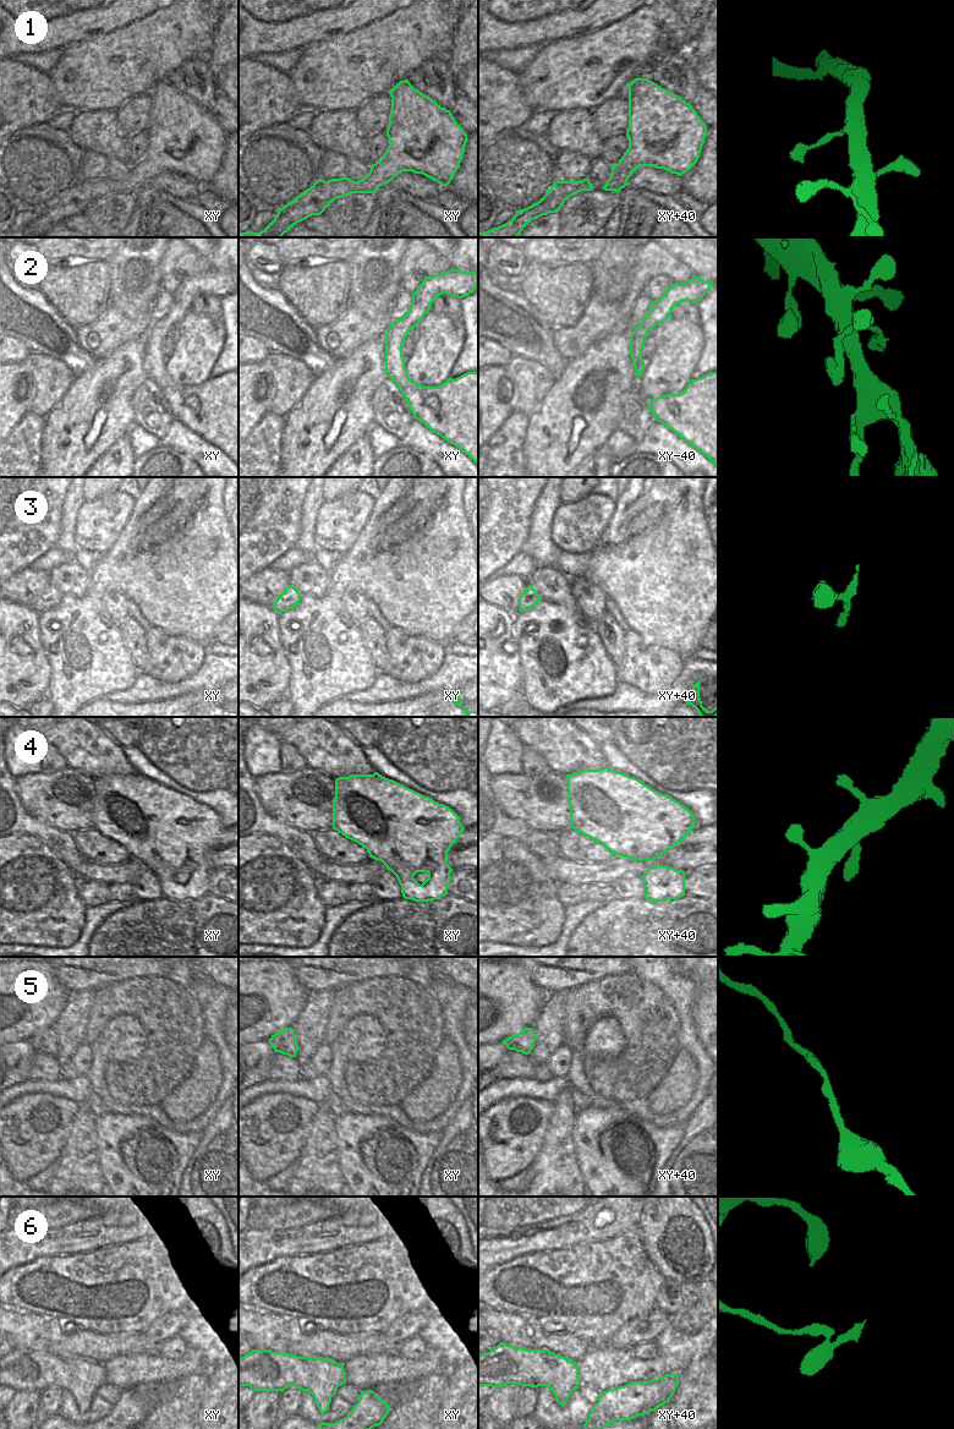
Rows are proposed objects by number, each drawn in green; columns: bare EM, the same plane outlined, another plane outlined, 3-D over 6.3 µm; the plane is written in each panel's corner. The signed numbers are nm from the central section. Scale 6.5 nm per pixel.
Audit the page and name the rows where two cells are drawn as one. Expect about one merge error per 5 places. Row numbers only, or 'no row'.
6

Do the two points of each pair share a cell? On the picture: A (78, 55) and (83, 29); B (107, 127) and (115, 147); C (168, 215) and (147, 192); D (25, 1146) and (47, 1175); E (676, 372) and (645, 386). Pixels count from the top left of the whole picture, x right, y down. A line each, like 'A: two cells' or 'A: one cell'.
A: two cells
B: one cell
C: one cell
D: two cells
E: one cell

